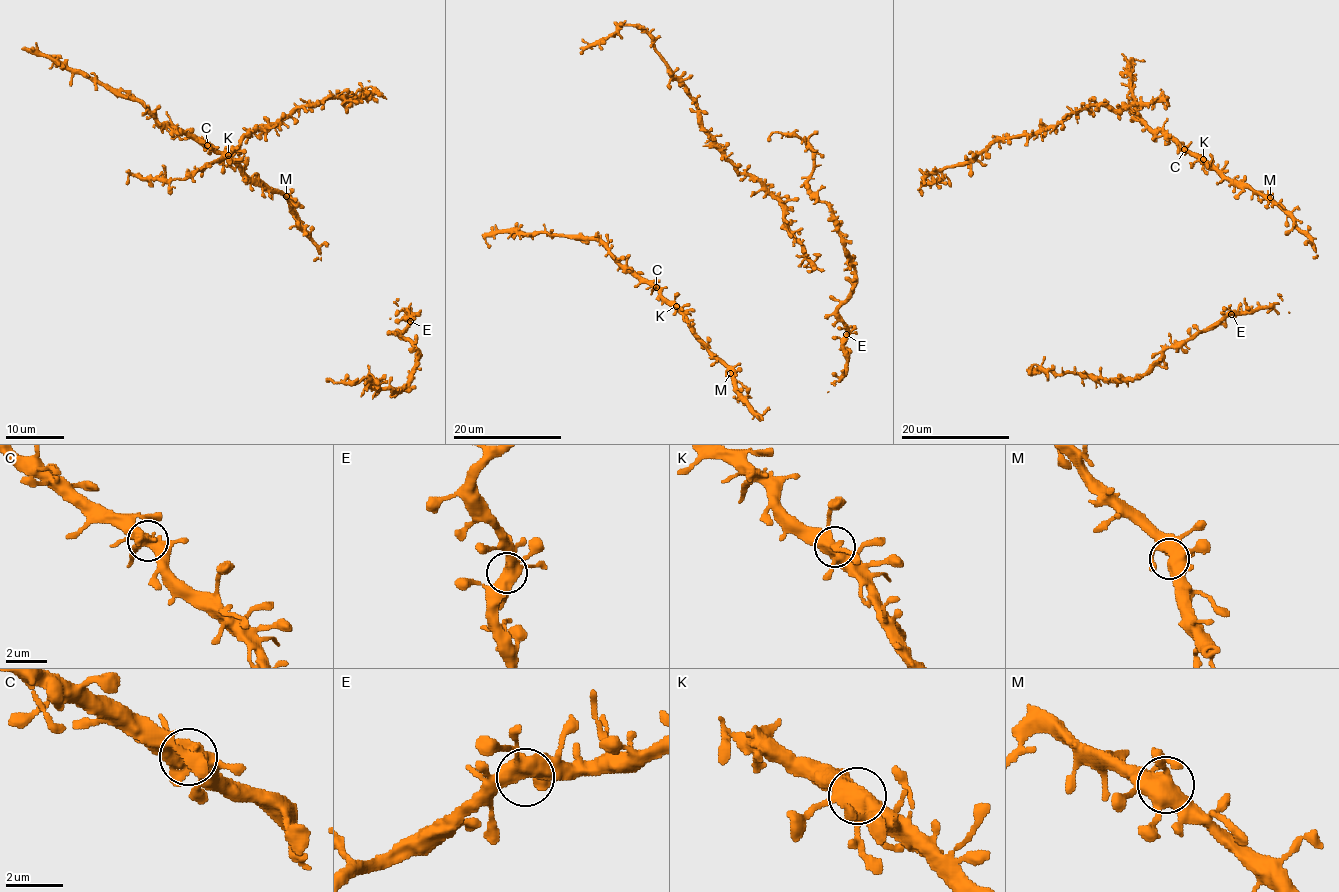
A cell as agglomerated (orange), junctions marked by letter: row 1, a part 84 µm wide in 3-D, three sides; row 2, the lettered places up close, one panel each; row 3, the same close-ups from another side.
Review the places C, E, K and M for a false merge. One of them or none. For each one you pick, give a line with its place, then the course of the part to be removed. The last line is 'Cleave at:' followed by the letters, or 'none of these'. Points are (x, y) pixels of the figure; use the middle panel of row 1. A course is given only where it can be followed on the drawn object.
Cleave at: none of these

